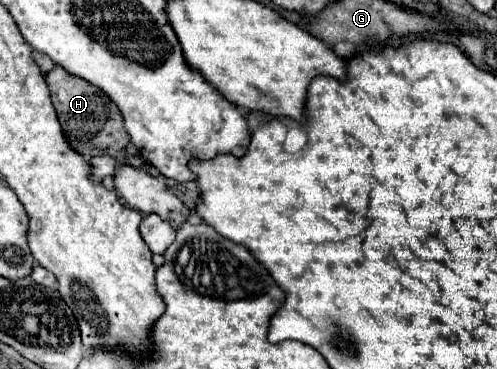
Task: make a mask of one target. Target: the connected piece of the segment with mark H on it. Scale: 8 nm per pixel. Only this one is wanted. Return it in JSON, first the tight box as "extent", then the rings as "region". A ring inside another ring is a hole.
{"extent":[45,65,129,165],"region":[[[55,65],[45,75],[47,87],[51,91],[51,101],[57,111],[59,123],[63,127],[65,139],[83,157],[95,157],[95,155],[111,155],[119,159],[119,165],[125,163],[125,151],[129,147],[129,133],[123,127],[123,115],[117,109],[117,105],[101,91],[99,87],[87,83],[81,77],[75,77],[67,73],[63,67]]]}

